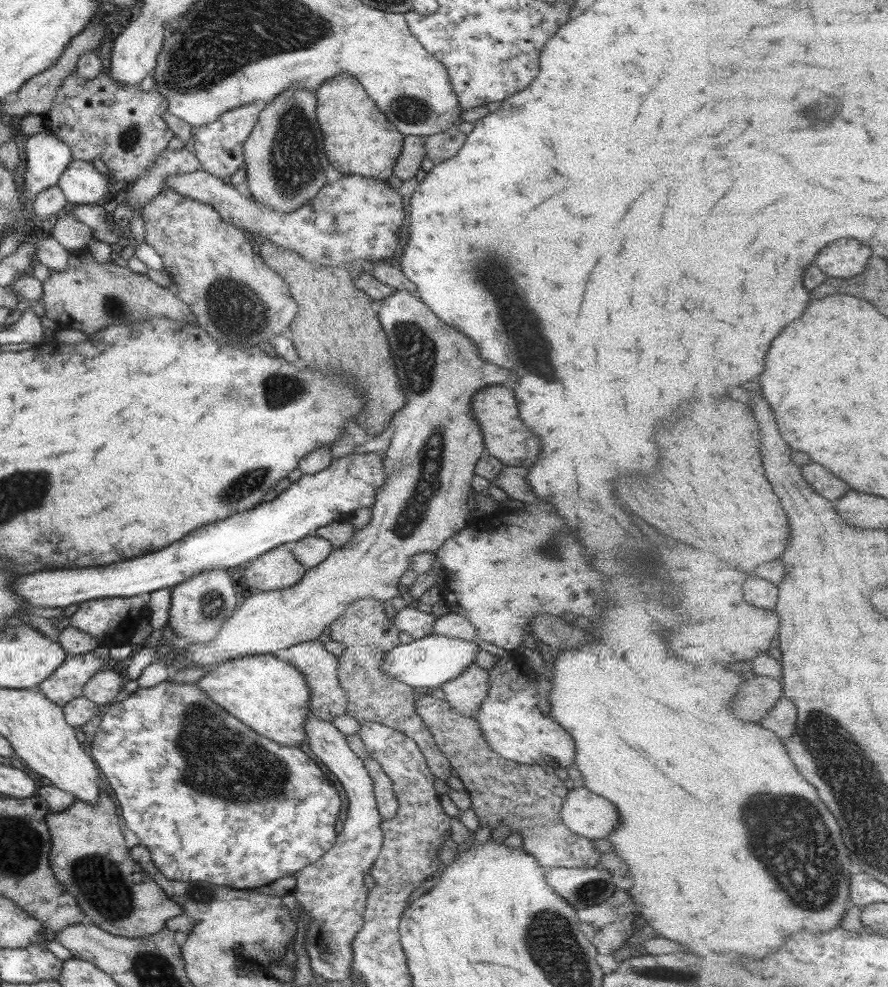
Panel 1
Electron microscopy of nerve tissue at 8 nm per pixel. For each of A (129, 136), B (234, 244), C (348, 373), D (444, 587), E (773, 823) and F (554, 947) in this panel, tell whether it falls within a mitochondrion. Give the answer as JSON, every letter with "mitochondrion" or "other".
{"A":"mitochondrion","B":"other","C":"other","D":"other","E":"mitochondrion","F":"mitochondrion"}

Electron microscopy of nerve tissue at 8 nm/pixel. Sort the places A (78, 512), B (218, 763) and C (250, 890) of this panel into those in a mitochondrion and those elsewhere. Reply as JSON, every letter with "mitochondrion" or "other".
{"A":"other","B":"mitochondrion","C":"other"}

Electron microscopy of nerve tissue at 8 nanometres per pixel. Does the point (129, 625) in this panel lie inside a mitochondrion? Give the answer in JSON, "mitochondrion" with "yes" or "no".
{"mitochondrion":"no"}

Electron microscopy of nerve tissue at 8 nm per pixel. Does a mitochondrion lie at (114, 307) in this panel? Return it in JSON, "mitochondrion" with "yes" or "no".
{"mitochondrion":"yes"}

